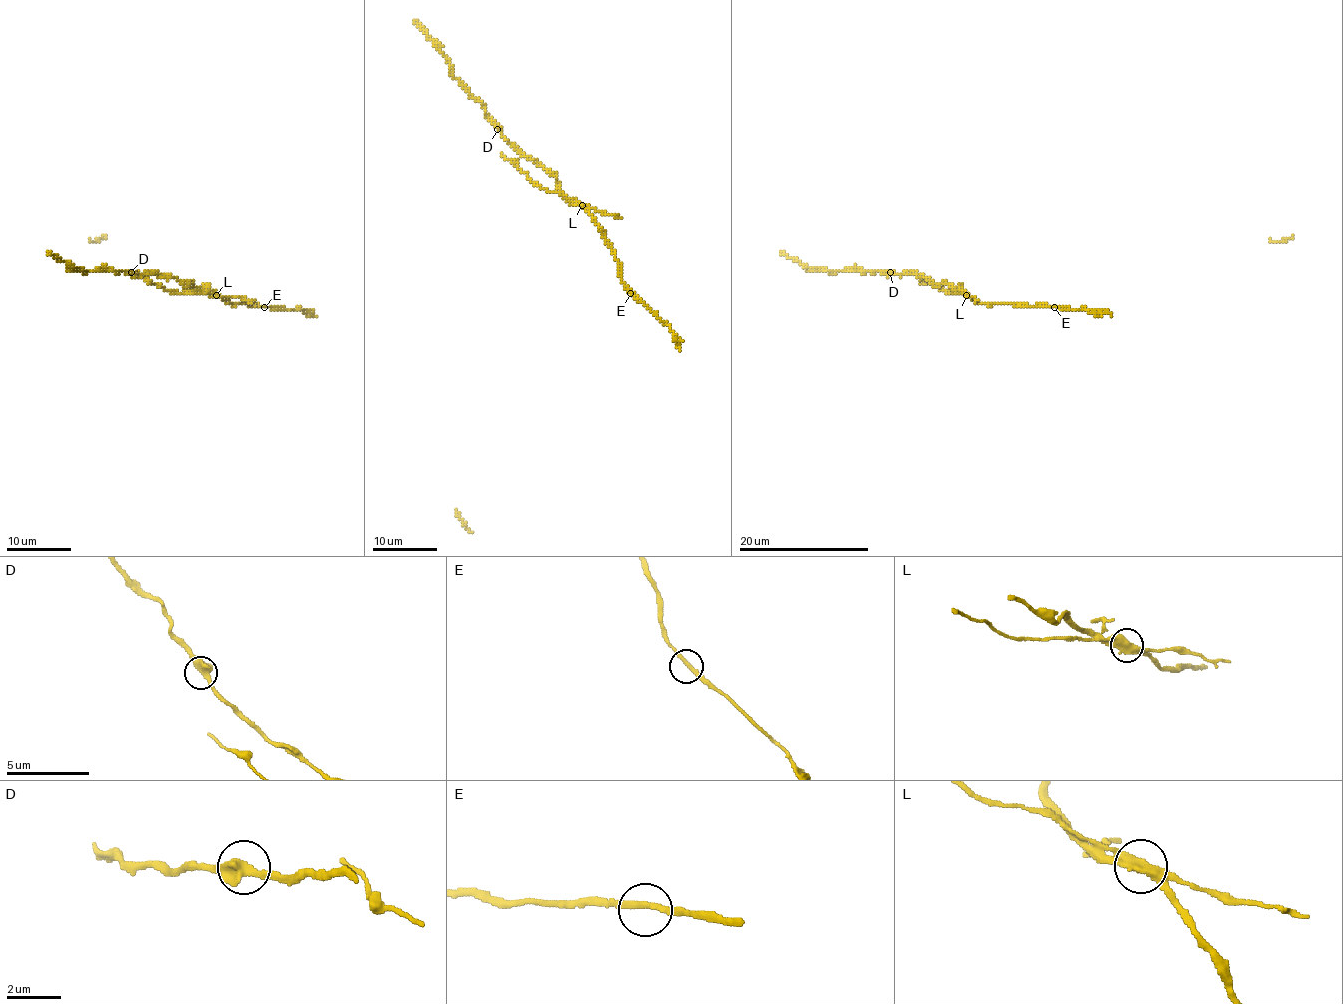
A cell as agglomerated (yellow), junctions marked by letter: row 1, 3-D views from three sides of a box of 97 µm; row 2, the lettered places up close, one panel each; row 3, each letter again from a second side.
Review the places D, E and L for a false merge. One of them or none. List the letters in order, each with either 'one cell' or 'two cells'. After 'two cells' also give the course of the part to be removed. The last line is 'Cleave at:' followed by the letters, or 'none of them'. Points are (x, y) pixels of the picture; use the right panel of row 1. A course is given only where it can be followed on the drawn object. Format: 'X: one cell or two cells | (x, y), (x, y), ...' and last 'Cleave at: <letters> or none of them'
D: one cell
E: one cell
L: two cells | (966, 294), (945, 293), (924, 281), (913, 270)
Cleave at: L

